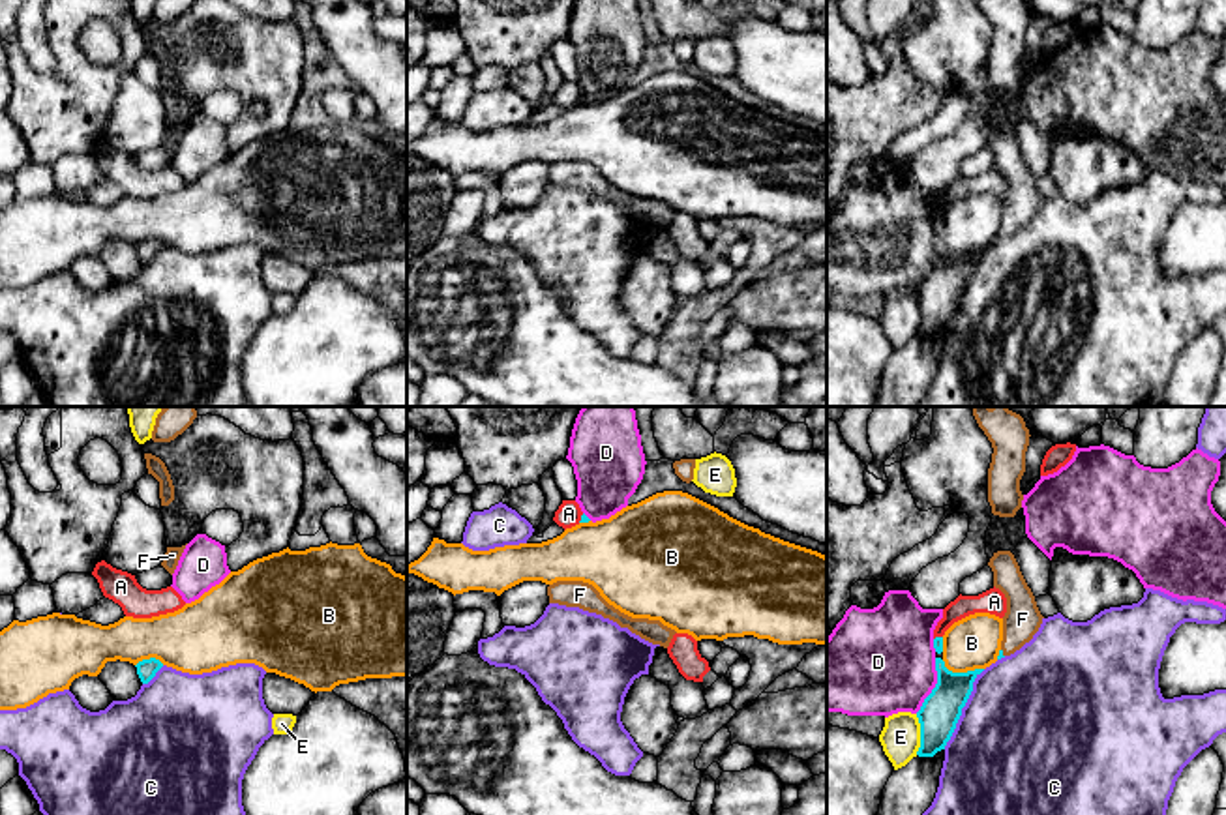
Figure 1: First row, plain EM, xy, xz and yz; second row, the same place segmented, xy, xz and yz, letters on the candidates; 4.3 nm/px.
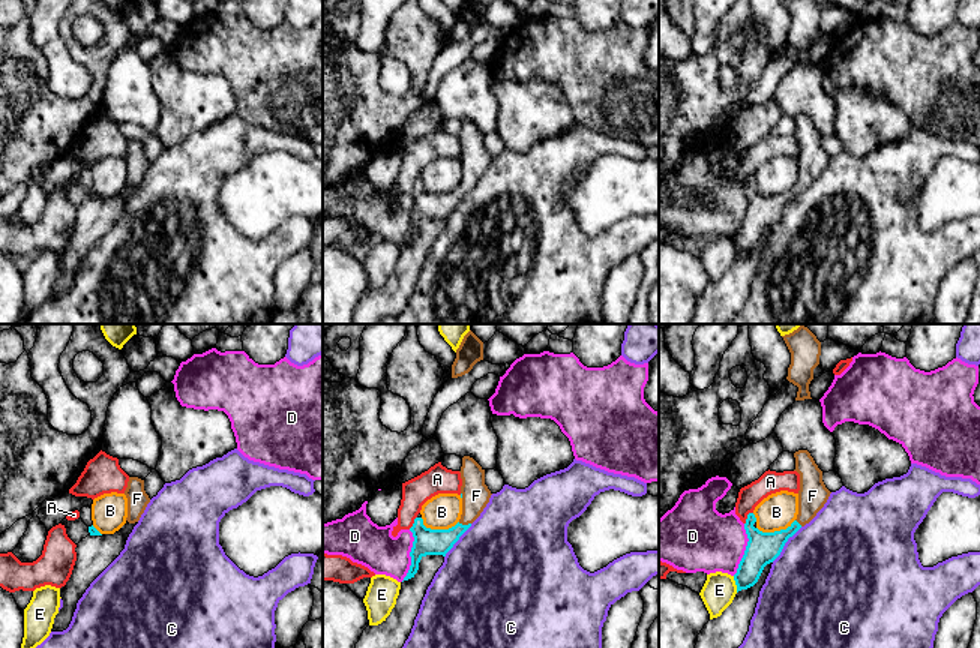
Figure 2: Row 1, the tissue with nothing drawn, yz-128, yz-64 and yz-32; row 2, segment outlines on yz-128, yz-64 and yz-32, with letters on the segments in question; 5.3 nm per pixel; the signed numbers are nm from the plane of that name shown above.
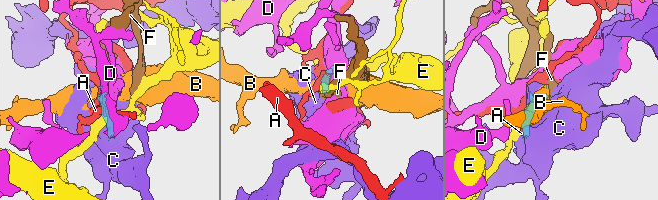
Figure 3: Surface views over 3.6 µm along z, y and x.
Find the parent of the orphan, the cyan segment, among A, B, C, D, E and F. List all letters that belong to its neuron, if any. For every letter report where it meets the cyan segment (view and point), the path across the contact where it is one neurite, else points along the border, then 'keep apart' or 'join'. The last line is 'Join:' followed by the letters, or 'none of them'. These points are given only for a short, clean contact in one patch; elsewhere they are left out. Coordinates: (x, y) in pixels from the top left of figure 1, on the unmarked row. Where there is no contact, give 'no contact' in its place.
A: meets cyan in xz at (582, 98); keep apart
B: meets cyan in yz at (962, 253); border along yz (941, 240), (953, 251), (983, 248); keep apart
C: meets cyan in yz at (962, 287); keep apart
D: meets cyan in yz at (936, 266); border along yz (936, 238), (936, 266), (915, 293); keep apart
E: meets cyan in yz at (921, 315); border along yz (915, 295), (919, 304), (917, 334); keep apart
F: meets cyan in yz at (1001, 233); runs through yz (1000, 237), (1001, 233), (1013, 222), (1022, 199); join
Join: F

